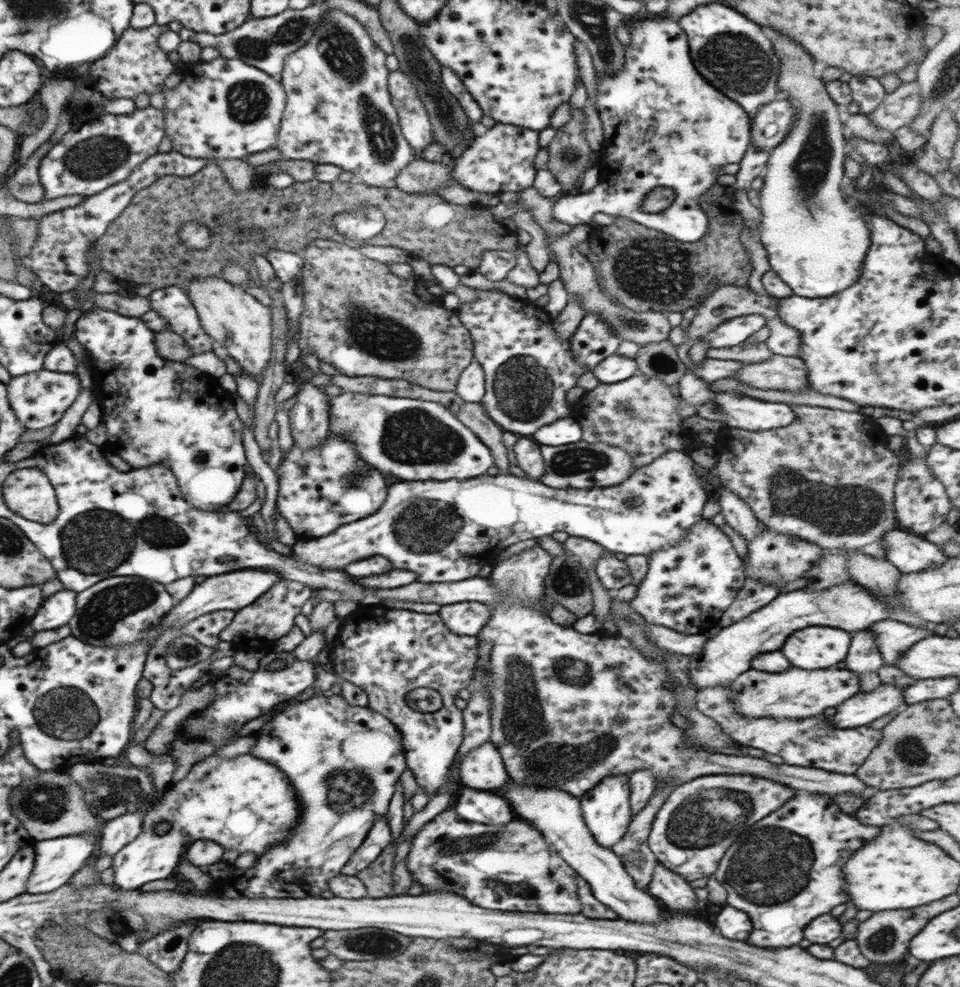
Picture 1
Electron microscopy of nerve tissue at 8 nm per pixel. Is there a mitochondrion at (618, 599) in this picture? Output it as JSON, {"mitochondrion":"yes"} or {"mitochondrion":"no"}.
{"mitochondrion":"no"}

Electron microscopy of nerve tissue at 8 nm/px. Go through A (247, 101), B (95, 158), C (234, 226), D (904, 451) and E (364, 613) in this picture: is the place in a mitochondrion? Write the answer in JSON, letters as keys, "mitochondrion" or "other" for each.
{"A":"mitochondrion","B":"mitochondrion","C":"mitochondrion","D":"other","E":"other"}

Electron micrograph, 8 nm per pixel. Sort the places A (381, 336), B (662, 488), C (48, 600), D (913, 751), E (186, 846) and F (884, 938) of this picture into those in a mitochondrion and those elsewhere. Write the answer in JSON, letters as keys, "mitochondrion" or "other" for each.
{"A":"mitochondrion","B":"other","C":"other","D":"mitochondrion","E":"other","F":"mitochondrion"}

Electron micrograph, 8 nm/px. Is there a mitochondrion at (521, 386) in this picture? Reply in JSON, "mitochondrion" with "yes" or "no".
{"mitochondrion":"yes"}

